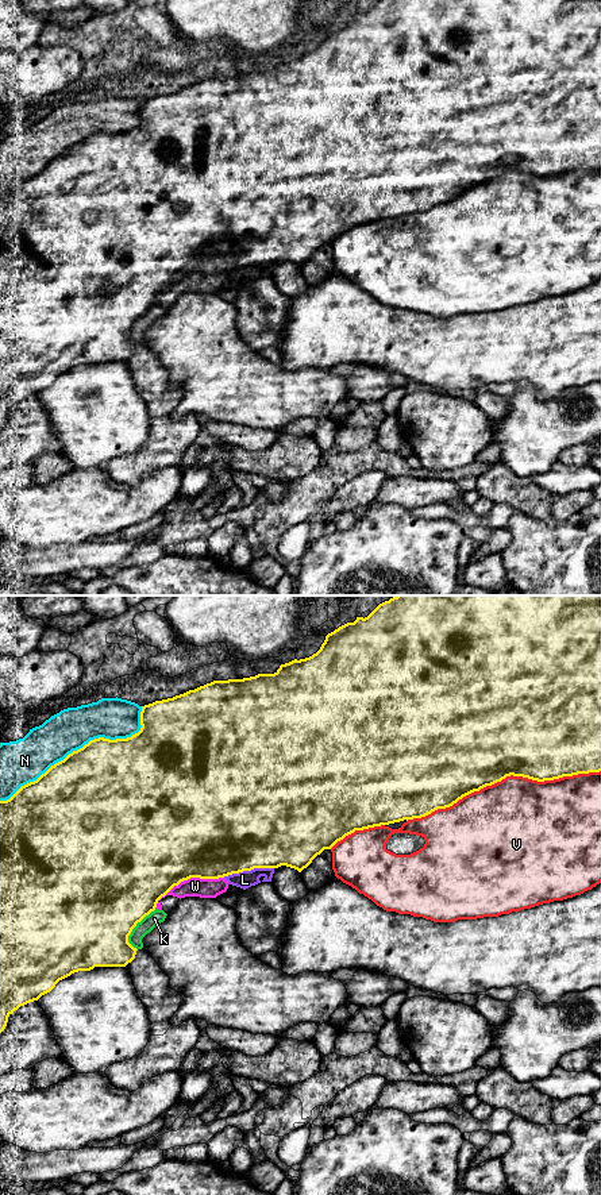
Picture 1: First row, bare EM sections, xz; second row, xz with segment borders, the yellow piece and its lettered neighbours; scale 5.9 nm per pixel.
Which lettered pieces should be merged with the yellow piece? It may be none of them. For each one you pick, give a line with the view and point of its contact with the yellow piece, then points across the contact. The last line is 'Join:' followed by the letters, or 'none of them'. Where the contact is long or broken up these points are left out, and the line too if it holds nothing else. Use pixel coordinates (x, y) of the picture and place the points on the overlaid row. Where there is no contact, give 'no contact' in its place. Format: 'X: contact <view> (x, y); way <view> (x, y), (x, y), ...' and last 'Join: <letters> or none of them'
Join: none of them

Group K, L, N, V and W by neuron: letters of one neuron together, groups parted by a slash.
K N / L / V / W

